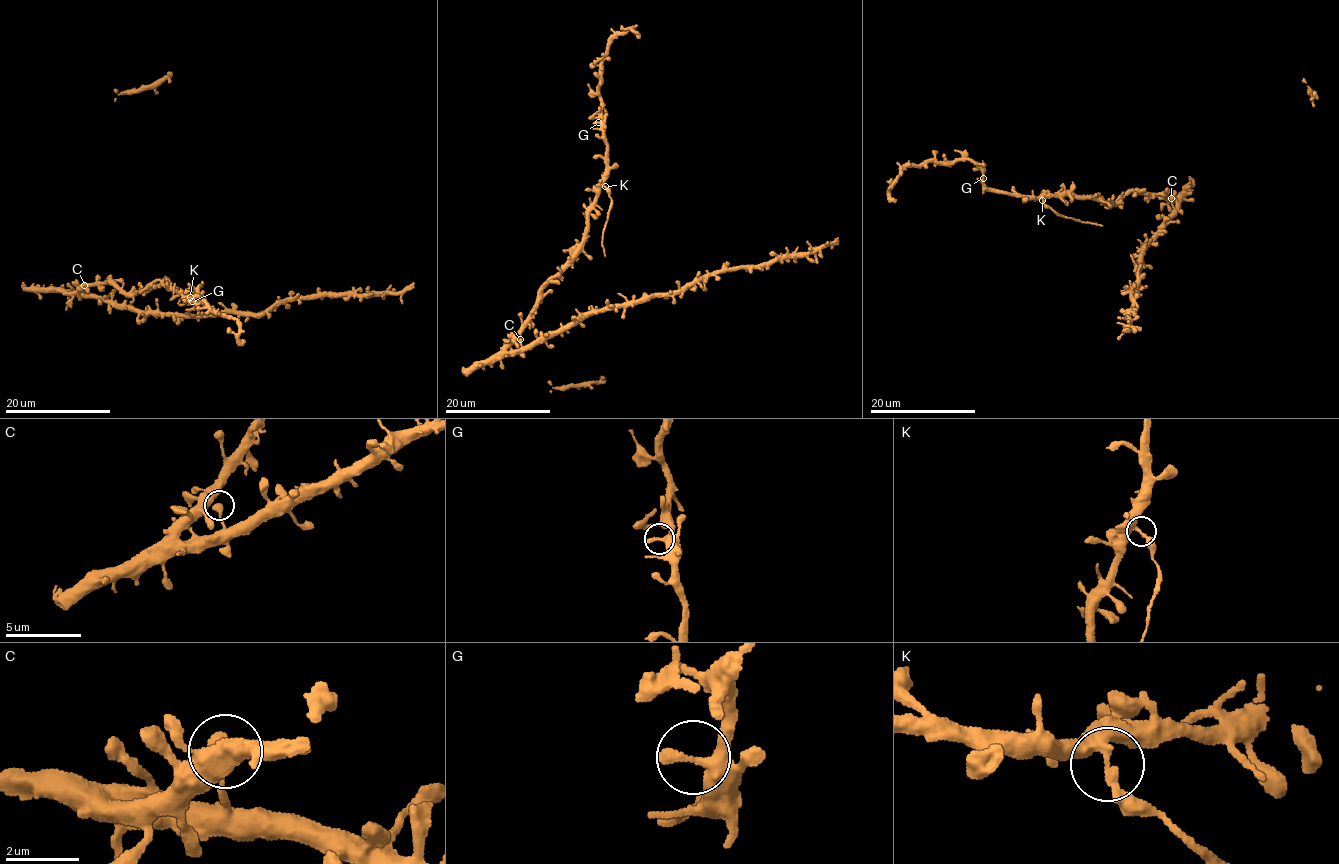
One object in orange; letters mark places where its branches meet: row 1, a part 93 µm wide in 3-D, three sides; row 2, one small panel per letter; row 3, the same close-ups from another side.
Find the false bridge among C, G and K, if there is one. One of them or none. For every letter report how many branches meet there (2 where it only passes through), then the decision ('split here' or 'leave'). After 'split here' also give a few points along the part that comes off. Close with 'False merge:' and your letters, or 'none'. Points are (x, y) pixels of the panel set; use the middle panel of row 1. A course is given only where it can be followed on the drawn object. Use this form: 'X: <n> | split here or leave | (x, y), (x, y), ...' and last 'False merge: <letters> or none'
C: 2 | leave
G: 2 | leave
K: 2 | split here | (605, 187), (612, 206), (602, 240), (604, 256)
False merge: K

